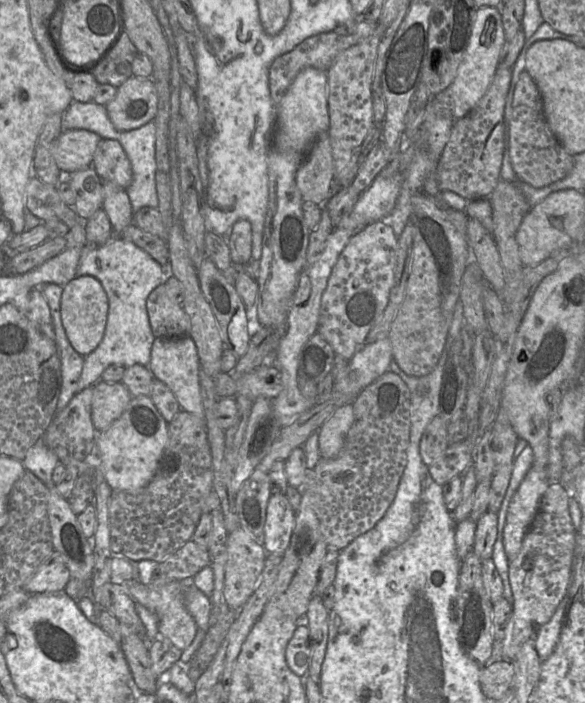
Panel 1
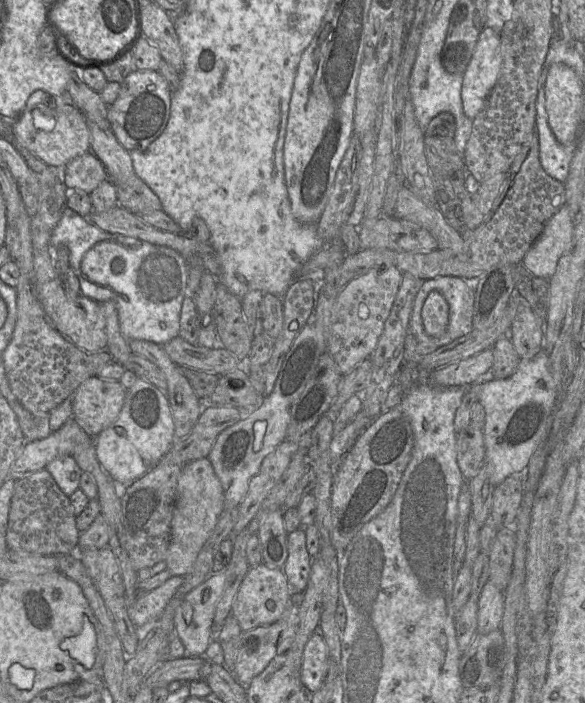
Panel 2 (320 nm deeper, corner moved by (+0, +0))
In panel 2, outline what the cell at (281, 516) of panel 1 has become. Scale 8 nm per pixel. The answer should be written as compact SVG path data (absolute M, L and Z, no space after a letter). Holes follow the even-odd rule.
M300 527L287 535L287 549L288 556L282 570L293 593L302 595L308 584L312 562L306 548L304 528Z

